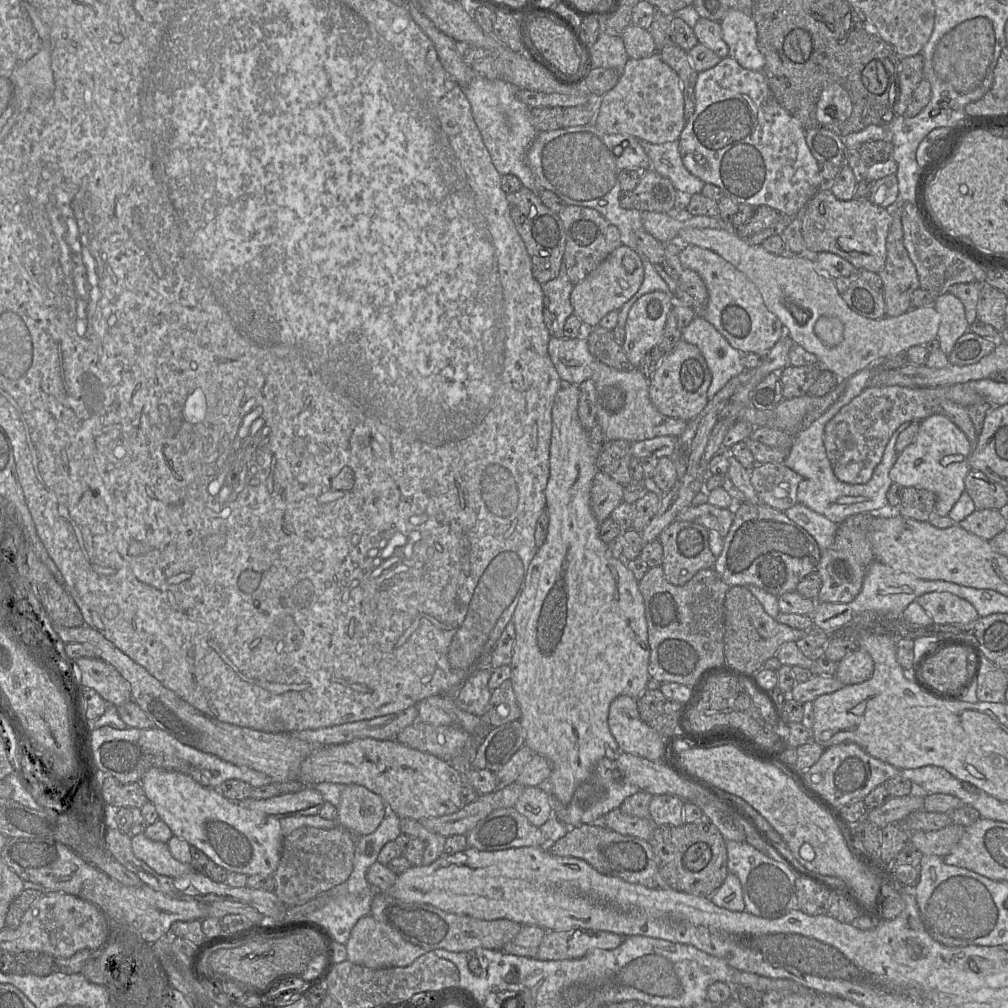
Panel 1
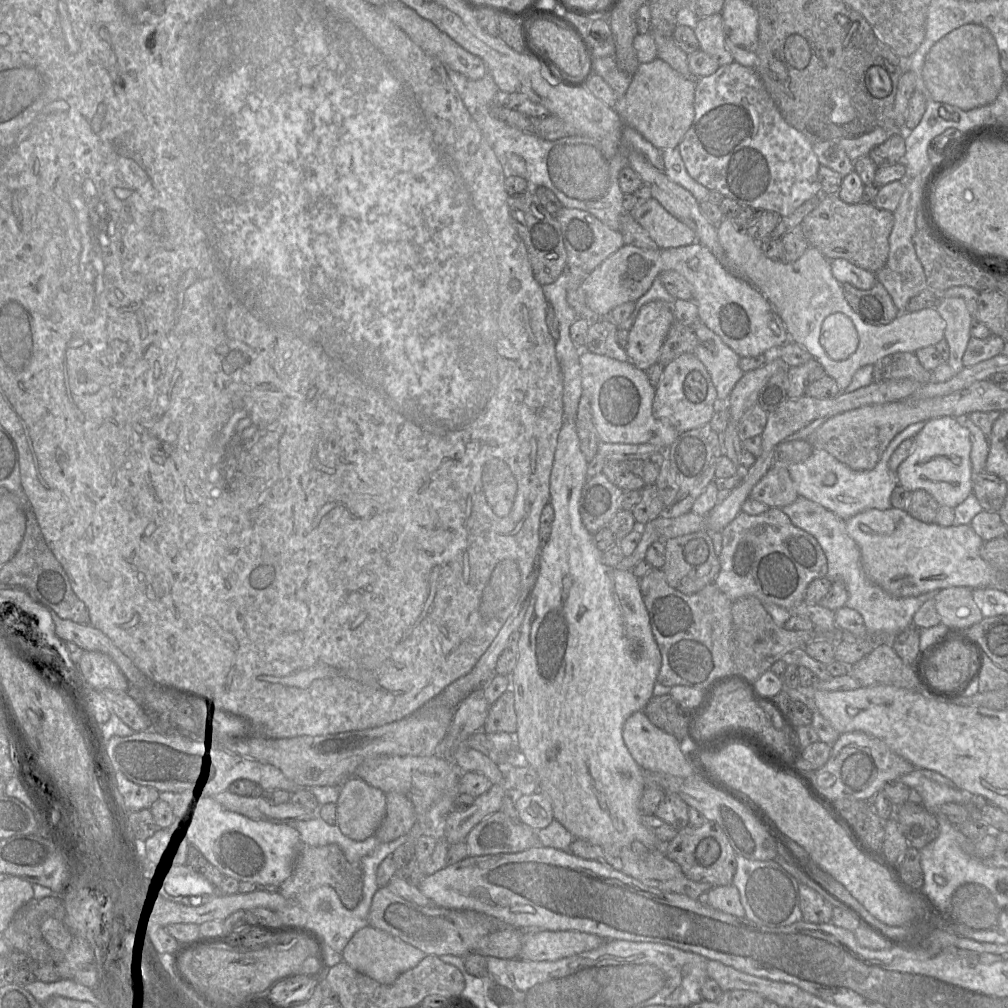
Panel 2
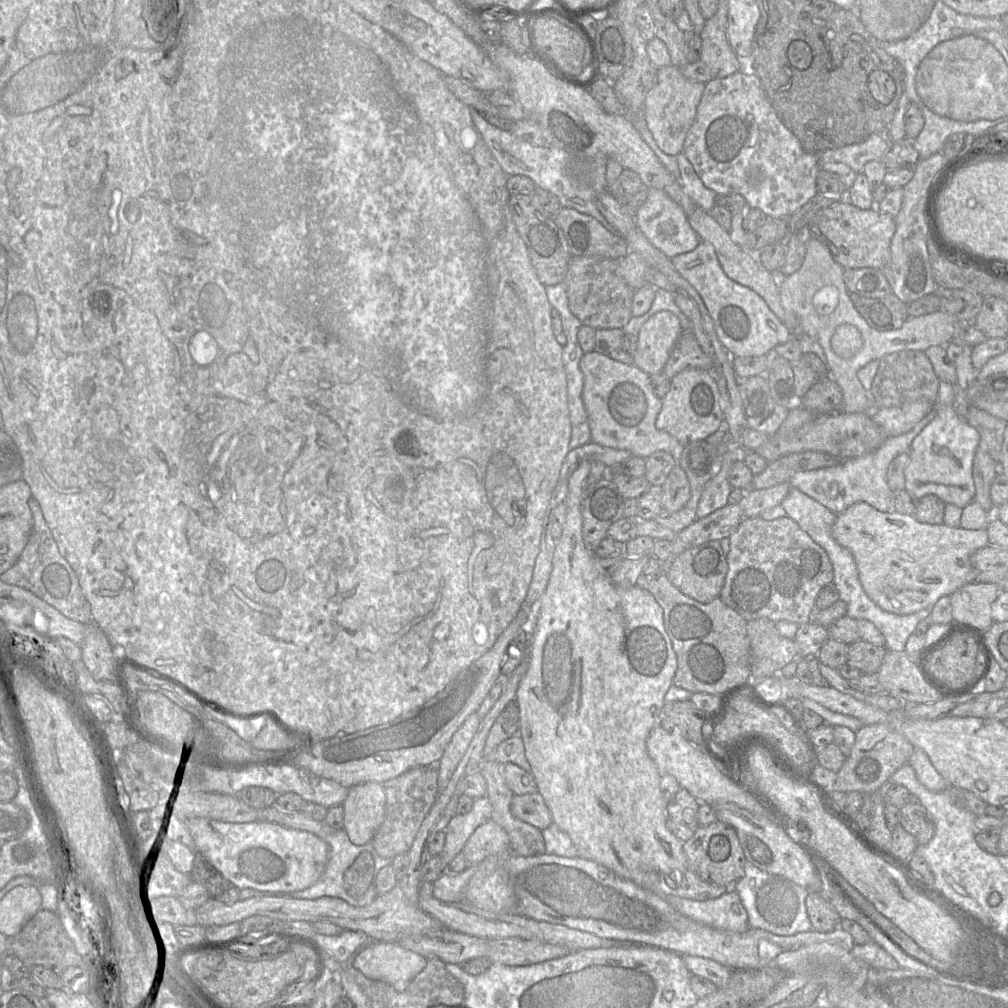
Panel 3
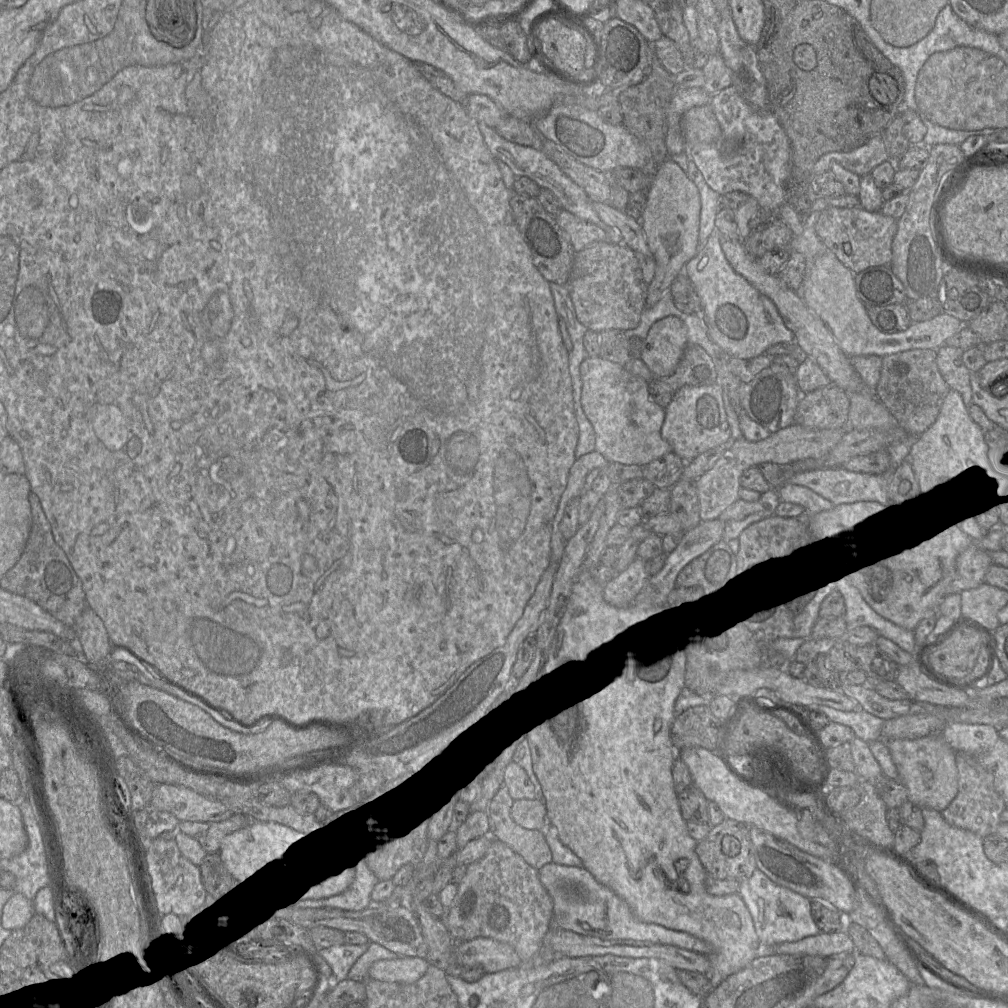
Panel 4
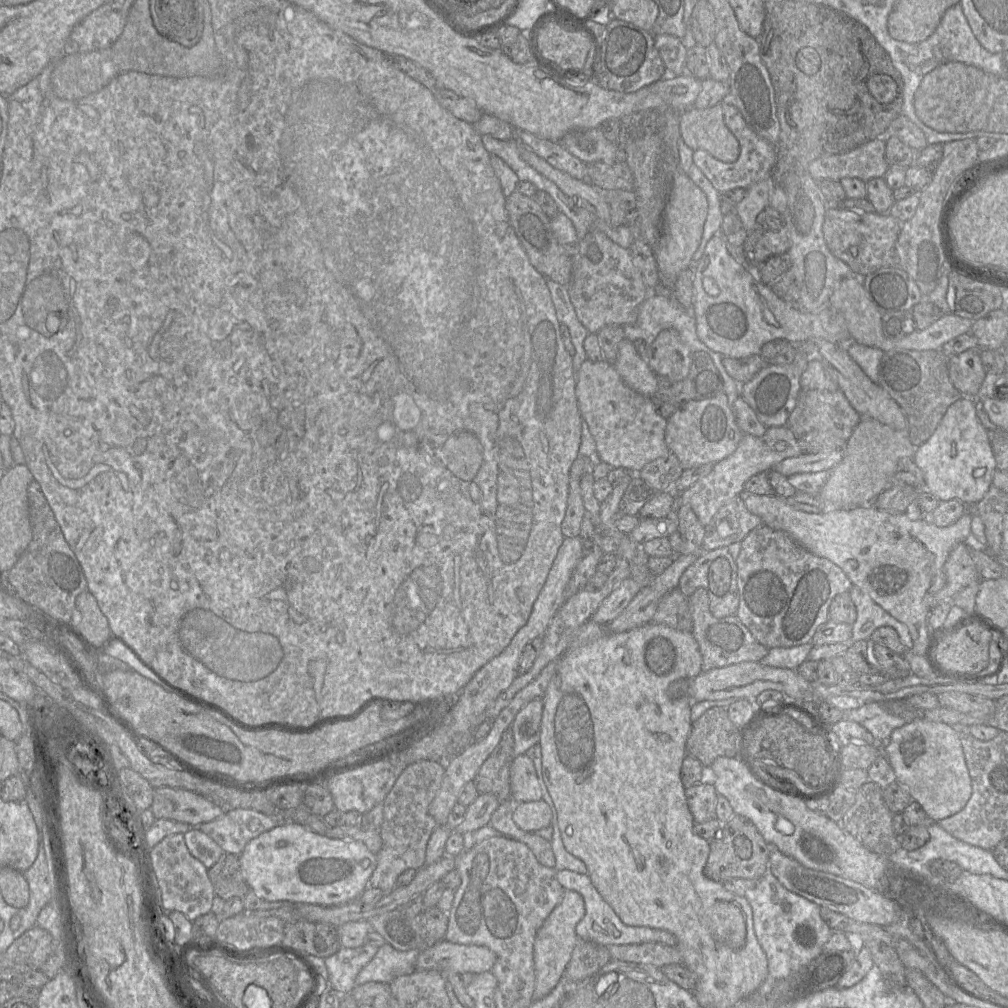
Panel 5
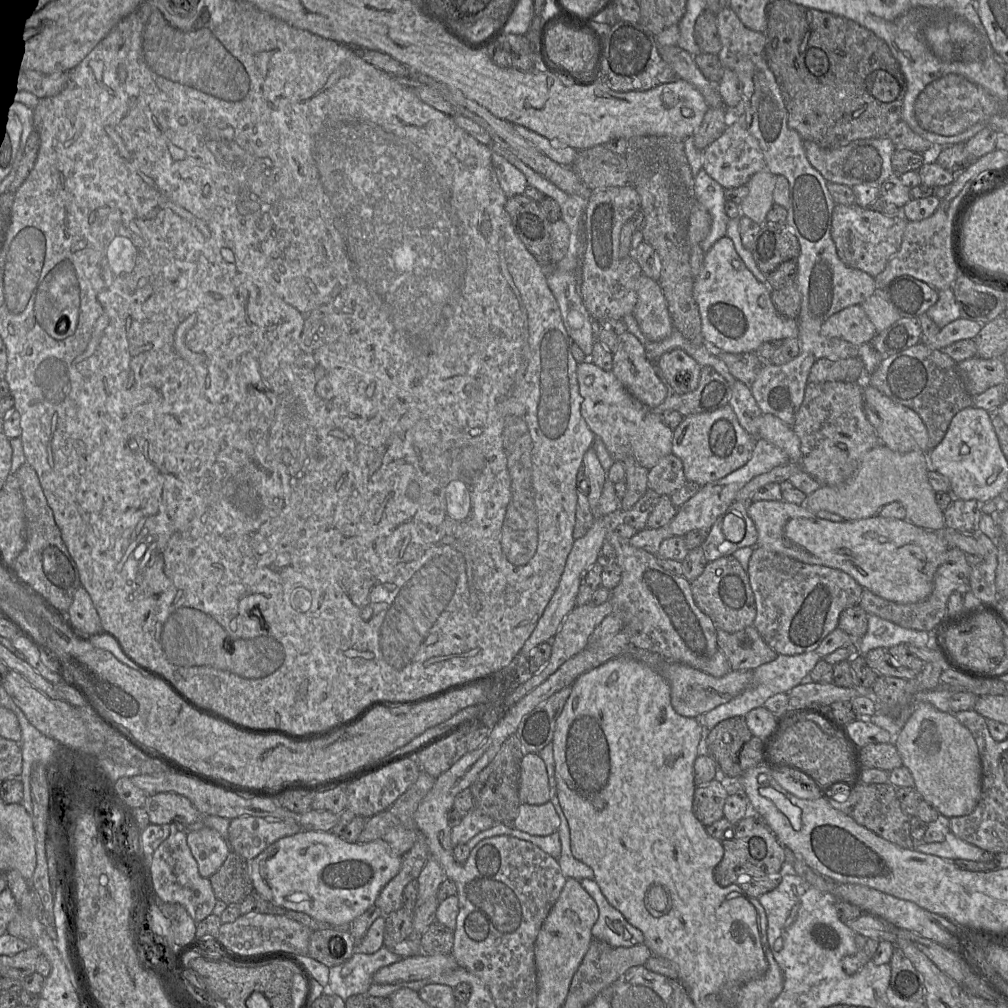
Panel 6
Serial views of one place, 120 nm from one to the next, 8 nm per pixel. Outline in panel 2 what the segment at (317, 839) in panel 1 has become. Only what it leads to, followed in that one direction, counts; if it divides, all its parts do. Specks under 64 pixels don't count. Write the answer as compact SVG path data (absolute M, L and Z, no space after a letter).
M337 844L324 846L302 845L294 862L292 874L280 886L280 893L288 900L296 900L301 892L328 885L336 890L341 902L348 909L355 908L363 894L363 873L360 867L347 861Z

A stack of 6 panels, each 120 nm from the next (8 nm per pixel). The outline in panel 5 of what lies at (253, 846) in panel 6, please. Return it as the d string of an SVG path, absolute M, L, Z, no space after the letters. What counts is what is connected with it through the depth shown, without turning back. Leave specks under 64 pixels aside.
M250 808L224 810L224 813L198 828L226 853L240 855L247 843L280 823L280 818Z

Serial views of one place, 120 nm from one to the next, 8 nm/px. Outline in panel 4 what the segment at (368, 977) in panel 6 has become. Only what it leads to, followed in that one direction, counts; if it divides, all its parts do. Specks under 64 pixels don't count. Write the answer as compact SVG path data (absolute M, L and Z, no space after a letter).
M342 944L318 949L318 954L331 967L333 982L340 982L348 978L350 968L367 949L368 944Z

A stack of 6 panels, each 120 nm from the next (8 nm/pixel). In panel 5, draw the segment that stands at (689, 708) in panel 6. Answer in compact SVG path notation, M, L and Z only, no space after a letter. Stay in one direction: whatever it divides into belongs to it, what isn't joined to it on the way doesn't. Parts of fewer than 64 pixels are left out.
M740 662L729 666L715 668L693 679L680 679L672 682L668 688L668 696L672 699L689 697L693 702L706 700L725 700L729 698L752 698L766 690L781 692L787 700L812 702L812 683L801 677L796 670L775 668L760 662Z

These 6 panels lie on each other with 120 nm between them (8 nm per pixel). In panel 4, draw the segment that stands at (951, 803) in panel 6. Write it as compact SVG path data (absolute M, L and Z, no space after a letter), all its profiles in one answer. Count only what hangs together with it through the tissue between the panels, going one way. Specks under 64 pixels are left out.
M938 733L886 742L899 780L908 791L908 800L920 808L931 808L938 812L945 810L958 793L958 770L955 751L951 746Z

